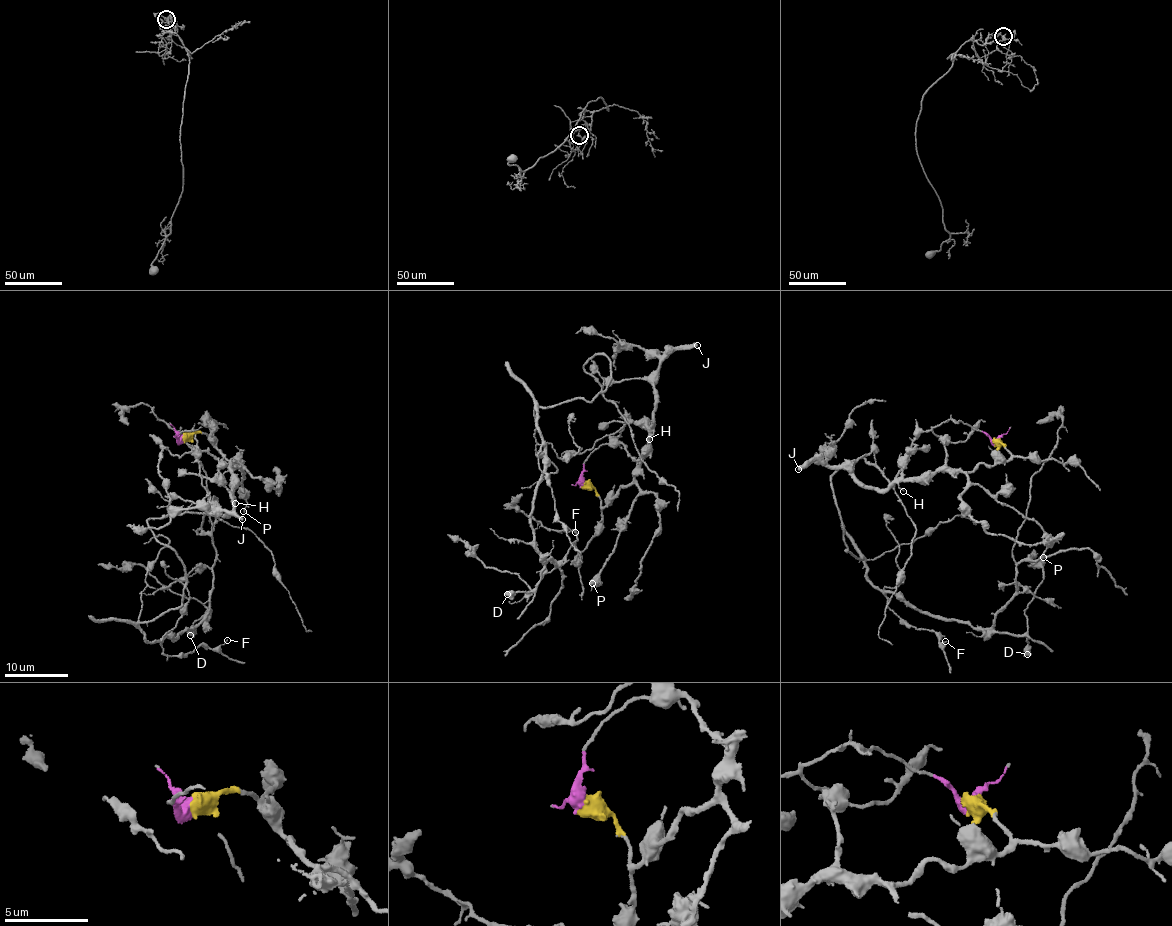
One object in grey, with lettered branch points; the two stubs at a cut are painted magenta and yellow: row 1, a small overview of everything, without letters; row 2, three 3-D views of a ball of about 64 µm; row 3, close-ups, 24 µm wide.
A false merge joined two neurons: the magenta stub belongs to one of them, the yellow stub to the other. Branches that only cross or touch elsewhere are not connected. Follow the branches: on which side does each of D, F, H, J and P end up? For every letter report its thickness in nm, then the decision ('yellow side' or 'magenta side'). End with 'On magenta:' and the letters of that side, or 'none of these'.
D: 750 nm thick; magenta side
F: 110 nm thick; magenta side
H: 150 nm thick; yellow side
J: 420 nm thick; yellow side
P: 140 nm thick; yellow side
On magenta: D, F

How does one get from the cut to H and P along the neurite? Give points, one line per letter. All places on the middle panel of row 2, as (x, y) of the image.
H: (583, 484), (595, 490), (601, 507), (633, 479), (633, 469), (649, 439)
P: (583, 484), (595, 490), (601, 507), (622, 487), (635, 484), (639, 492), (616, 547), (597, 583), (592, 582)

